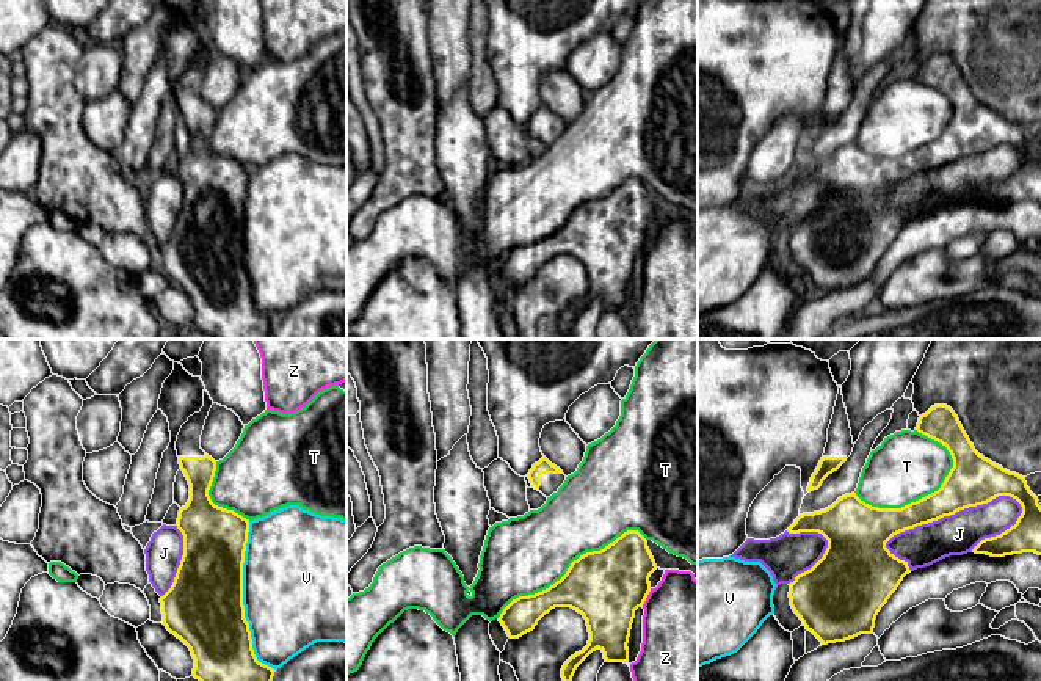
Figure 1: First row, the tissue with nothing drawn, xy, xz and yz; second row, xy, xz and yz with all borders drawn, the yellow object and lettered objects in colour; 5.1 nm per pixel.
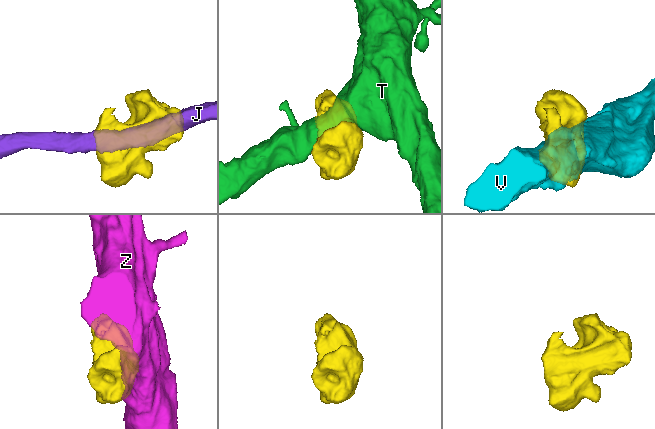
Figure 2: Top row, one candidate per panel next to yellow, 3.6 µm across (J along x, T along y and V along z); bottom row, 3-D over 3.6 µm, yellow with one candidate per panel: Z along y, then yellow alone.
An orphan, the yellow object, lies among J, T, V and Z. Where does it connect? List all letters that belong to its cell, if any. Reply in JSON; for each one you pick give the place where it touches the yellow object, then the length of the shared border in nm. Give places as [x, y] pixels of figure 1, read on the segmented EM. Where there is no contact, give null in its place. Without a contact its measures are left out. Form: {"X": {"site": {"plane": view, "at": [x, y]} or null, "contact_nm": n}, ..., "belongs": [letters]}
{"belongs": []}

